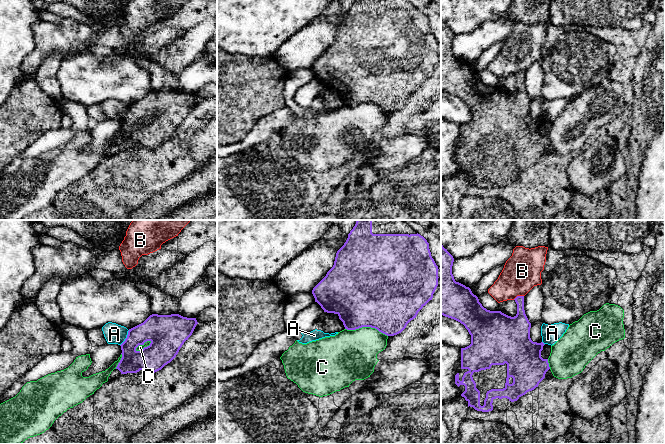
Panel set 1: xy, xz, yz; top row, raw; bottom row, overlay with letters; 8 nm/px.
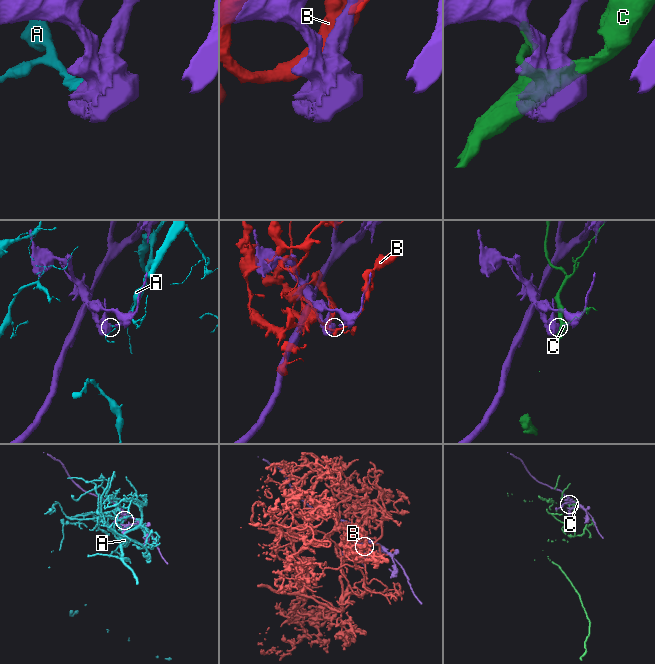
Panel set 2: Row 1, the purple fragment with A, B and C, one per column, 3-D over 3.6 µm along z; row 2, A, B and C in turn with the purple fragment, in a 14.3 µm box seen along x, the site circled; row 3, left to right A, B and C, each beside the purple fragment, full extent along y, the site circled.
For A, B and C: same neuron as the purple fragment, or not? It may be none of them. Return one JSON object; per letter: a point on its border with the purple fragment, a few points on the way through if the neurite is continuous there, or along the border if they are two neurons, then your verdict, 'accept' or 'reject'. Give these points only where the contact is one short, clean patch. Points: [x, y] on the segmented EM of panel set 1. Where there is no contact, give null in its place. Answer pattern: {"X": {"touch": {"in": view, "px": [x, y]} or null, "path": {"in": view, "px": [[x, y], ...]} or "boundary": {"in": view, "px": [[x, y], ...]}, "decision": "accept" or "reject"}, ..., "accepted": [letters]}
{"A": {"touch": {"in": "xy", "px": [126, 338]}, "decision": "reject"}, "B": {"touch": {"in": "yz", "px": [518, 296]}, "decision": "reject"}, "C": {"touch": {"in": "xz", "px": [366, 326]}, "decision": "reject"}, "accepted": []}

